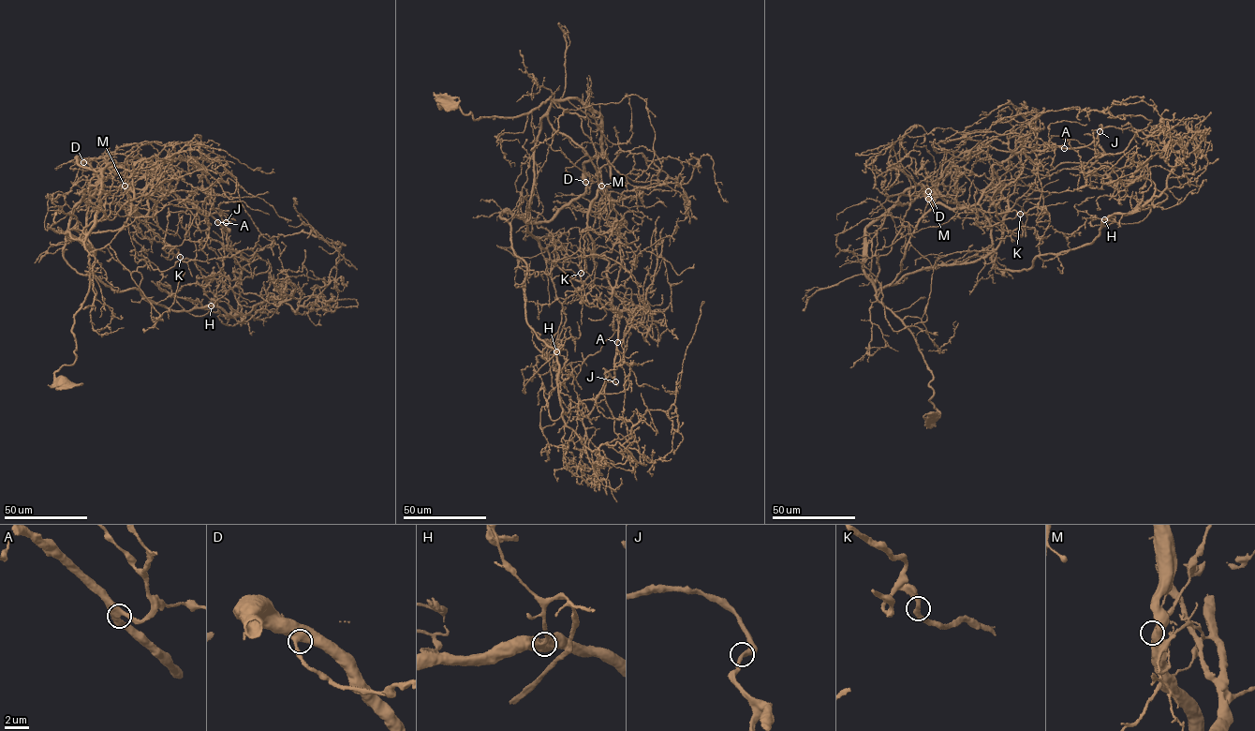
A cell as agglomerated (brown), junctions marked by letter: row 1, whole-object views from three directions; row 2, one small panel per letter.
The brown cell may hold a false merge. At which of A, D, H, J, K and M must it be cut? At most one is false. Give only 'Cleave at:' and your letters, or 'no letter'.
Cleave at: no letter

